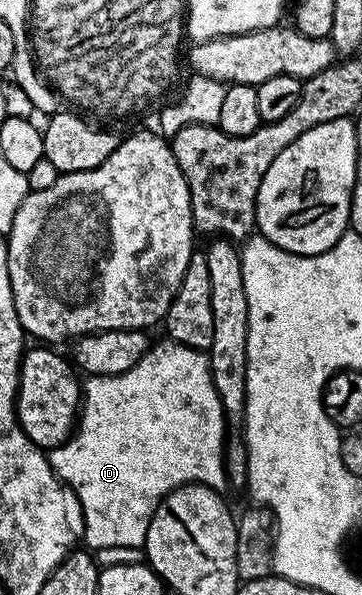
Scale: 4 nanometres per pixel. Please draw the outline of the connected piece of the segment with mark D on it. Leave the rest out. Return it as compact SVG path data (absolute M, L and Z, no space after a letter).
M162 339L145 352L143 359L131 367L123 375L111 375L110 377L89 377L83 385L83 396L79 410L79 420L75 426L75 432L69 440L65 441L57 449L48 450L47 456L51 467L57 473L57 477L79 499L83 519L85 520L84 544L90 550L97 549L137 549L144 546L147 539L147 527L159 507L159 503L171 491L175 491L181 485L206 485L208 489L224 490L227 485L225 475L225 442L227 440L227 418L223 411L223 403L219 403L219 395L215 391L215 383L211 379L208 356L202 350L192 349L181 345L178 341Z

